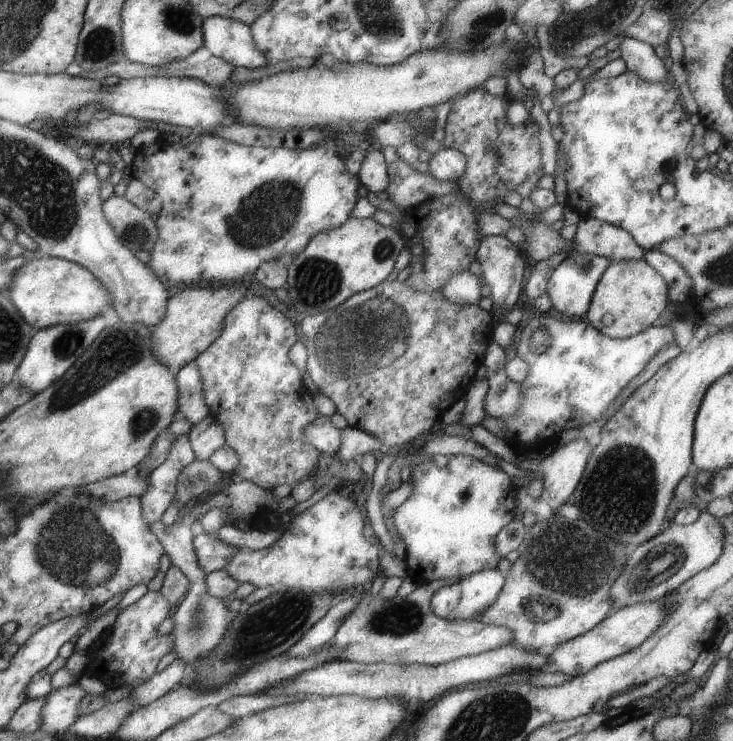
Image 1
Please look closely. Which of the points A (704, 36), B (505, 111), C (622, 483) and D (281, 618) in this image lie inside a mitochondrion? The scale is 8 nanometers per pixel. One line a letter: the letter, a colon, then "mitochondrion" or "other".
A: other
B: other
C: mitochondrion
D: mitochondrion

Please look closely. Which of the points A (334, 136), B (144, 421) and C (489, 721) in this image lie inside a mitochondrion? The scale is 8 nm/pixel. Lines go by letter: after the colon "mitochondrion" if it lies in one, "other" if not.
A: other
B: mitochondrion
C: mitochondrion

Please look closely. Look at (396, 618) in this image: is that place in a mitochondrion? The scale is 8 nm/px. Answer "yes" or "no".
yes

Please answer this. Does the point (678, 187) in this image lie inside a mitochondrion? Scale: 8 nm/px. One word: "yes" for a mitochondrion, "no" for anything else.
no

